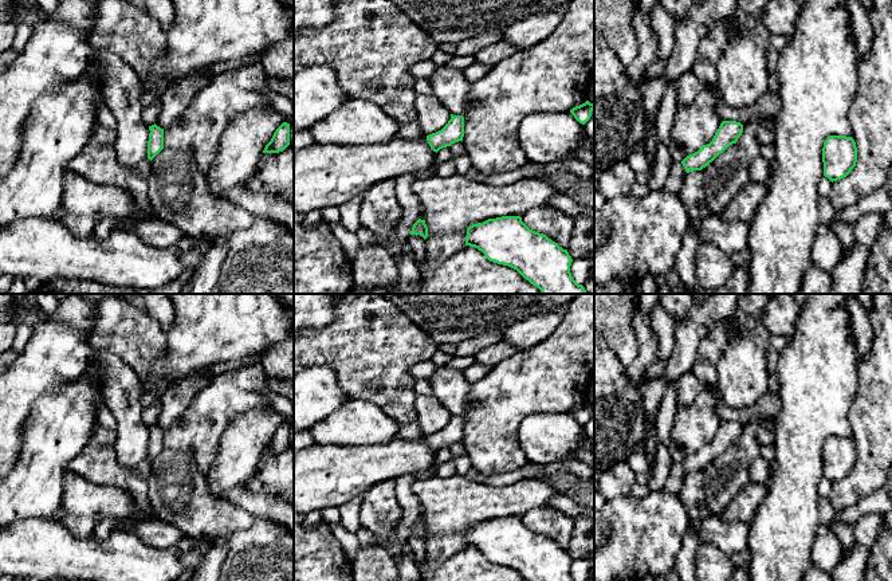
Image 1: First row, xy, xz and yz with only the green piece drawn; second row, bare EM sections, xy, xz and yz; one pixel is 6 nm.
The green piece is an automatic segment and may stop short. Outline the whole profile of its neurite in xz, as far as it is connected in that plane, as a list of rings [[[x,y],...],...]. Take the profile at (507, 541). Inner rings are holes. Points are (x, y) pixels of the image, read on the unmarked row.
[[[520,517],[469,526],[465,546],[478,549],[490,562],[516,570],[526,581],[574,581],[567,550],[530,530]]]

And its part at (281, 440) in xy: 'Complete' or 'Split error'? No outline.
Complete

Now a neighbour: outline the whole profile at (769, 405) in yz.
[[[767,390],[755,405],[734,409],[723,401],[716,404],[716,415],[723,421],[736,421],[743,427],[759,417],[771,417],[773,420],[781,411],[781,399],[778,392]]]

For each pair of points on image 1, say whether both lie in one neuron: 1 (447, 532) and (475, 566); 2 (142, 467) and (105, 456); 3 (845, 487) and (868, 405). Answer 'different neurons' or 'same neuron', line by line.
1: different neurons
2: same neuron
3: same neuron

